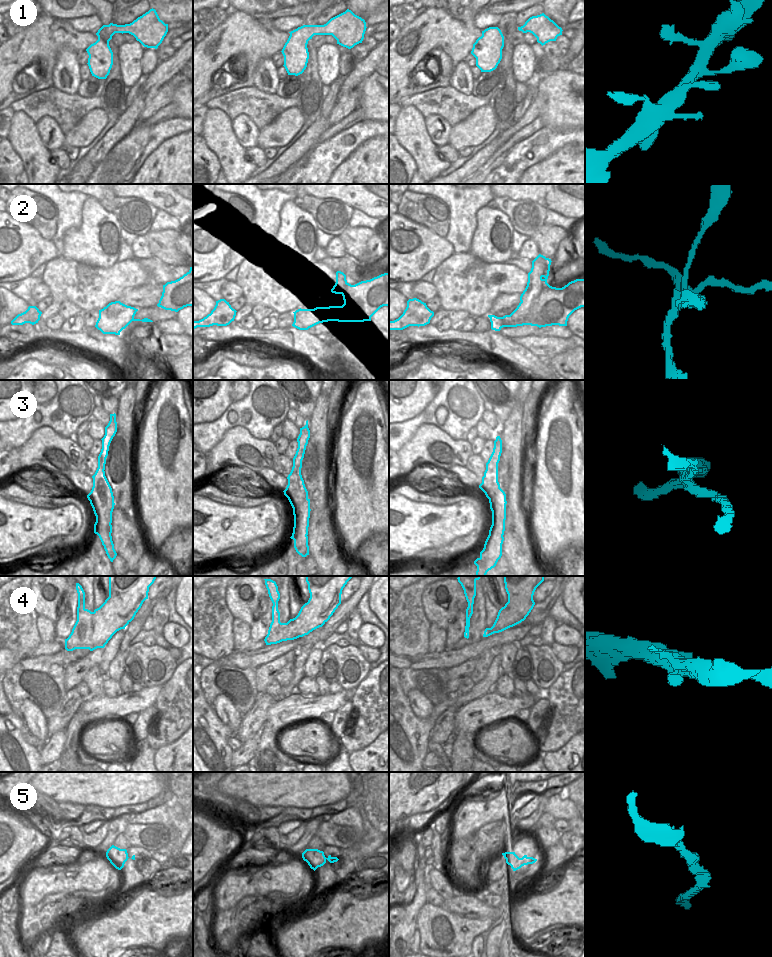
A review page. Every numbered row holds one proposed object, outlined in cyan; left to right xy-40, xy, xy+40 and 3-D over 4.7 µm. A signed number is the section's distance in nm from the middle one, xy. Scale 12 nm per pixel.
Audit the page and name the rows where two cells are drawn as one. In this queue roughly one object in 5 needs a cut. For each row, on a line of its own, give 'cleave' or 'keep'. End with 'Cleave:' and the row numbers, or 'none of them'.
1: keep
2: cleave
3: cleave
4: keep
5: keep
Cleave: 2, 3

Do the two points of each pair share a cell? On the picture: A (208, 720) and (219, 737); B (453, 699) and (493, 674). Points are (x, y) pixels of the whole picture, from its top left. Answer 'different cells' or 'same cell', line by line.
A: same cell
B: same cell

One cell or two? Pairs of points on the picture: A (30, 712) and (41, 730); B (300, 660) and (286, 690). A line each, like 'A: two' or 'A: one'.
A: one
B: one

